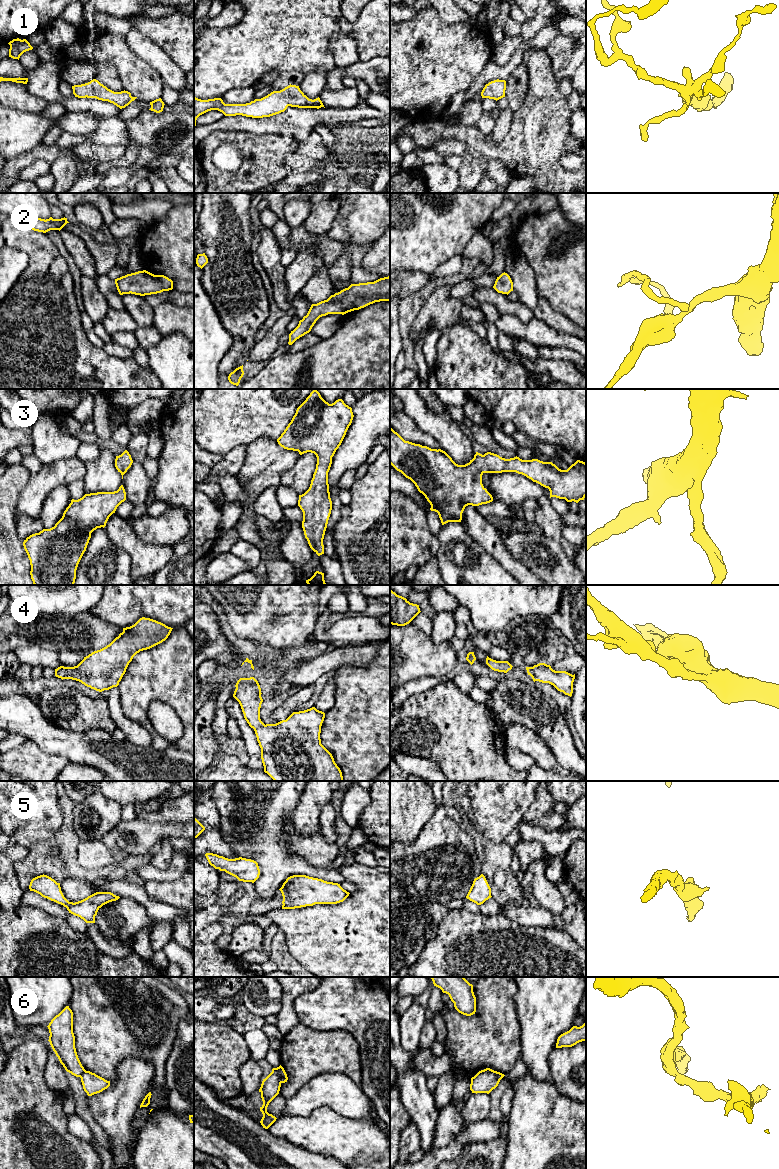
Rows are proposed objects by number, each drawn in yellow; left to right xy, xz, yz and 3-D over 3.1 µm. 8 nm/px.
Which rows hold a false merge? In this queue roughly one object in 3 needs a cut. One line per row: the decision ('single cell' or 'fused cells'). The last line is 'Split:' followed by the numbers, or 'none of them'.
1: single cell
2: single cell
3: single cell
4: single cell
5: single cell
6: fused cells
Split: 6

